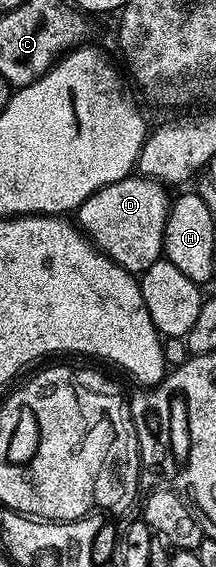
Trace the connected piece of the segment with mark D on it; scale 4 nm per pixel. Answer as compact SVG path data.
M130 174L124 180L115 182L87 198L81 203L75 213L76 223L82 232L116 264L123 266L128 272L140 274L146 272L156 261L163 256L163 234L165 223L169 217L171 196L168 196L166 185L158 180L151 180L140 174Z

